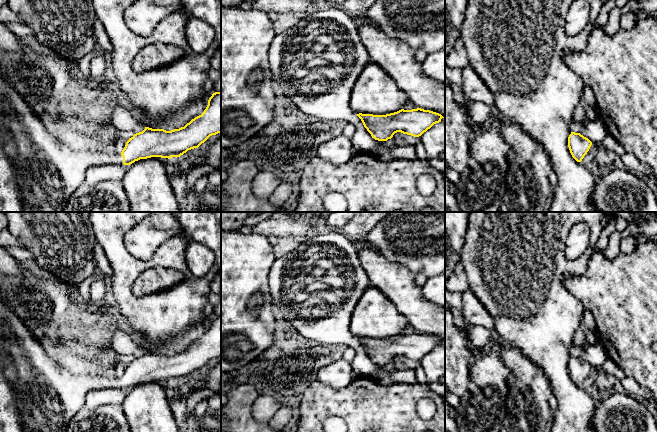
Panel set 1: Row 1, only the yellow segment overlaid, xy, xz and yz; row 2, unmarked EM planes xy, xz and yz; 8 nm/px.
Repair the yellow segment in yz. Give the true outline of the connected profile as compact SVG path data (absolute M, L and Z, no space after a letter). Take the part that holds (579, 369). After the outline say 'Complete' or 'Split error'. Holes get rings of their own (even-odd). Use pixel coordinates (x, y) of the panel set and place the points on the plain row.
M571 356L568 361L568 371L570 377L577 386L582 385L584 380L589 375L591 369L592 366L580 357Z. Complete

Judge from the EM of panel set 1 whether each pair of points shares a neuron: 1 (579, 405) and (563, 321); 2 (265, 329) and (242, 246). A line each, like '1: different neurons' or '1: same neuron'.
1: same neuron
2: same neuron

